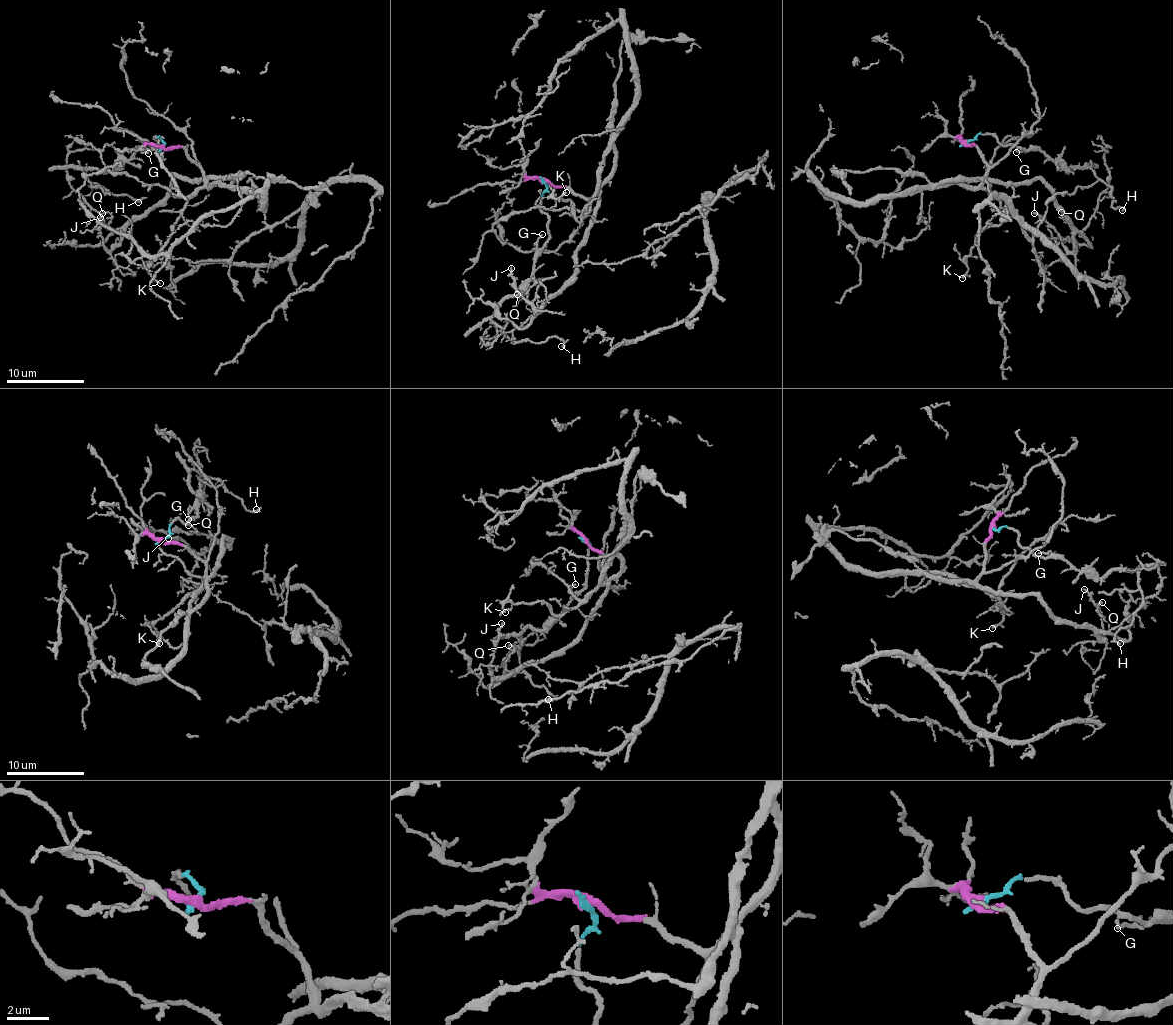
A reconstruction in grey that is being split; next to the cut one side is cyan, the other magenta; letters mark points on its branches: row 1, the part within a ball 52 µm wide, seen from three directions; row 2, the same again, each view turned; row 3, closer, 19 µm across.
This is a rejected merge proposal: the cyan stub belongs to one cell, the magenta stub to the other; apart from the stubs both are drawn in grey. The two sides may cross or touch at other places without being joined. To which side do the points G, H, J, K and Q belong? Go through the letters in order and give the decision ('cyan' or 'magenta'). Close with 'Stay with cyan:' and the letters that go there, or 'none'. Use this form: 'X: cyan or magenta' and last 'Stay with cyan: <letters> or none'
G: cyan
H: cyan
J: magenta
K: magenta
Q: magenta
Stay with cyan: G, H

